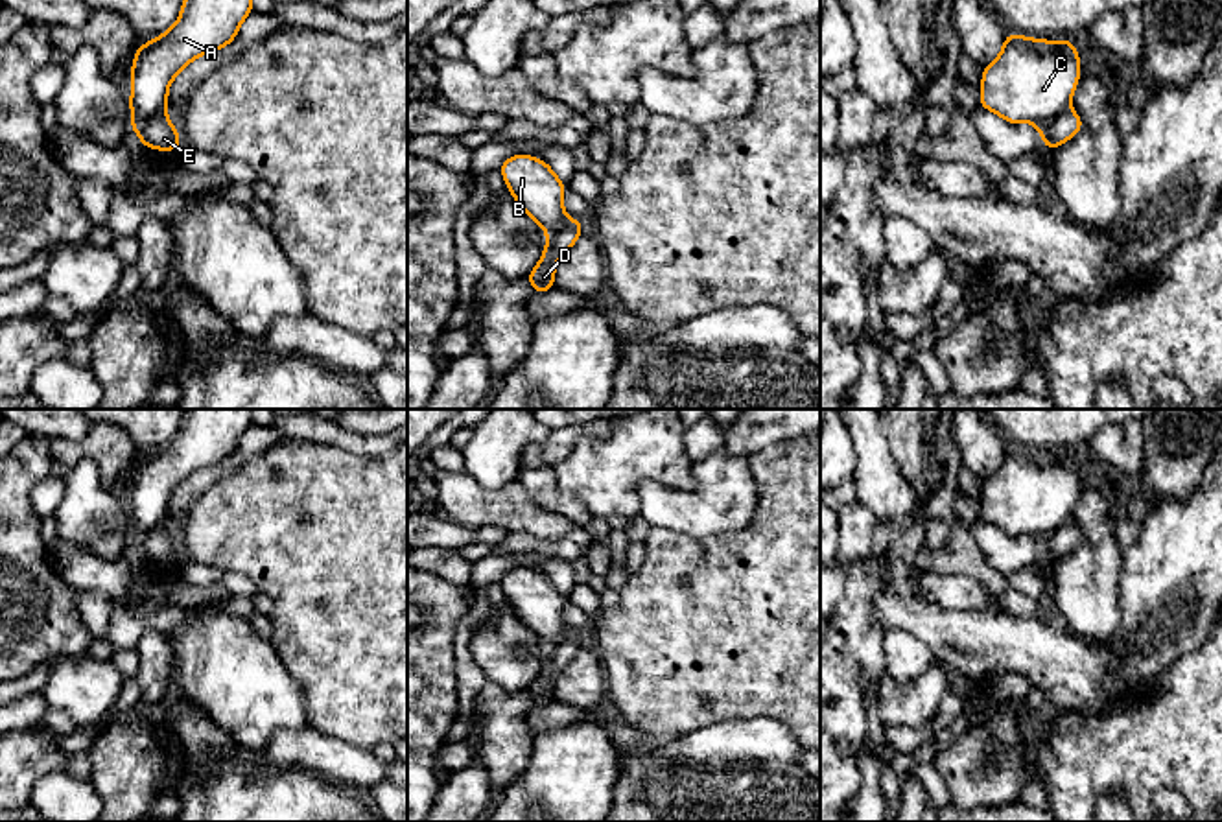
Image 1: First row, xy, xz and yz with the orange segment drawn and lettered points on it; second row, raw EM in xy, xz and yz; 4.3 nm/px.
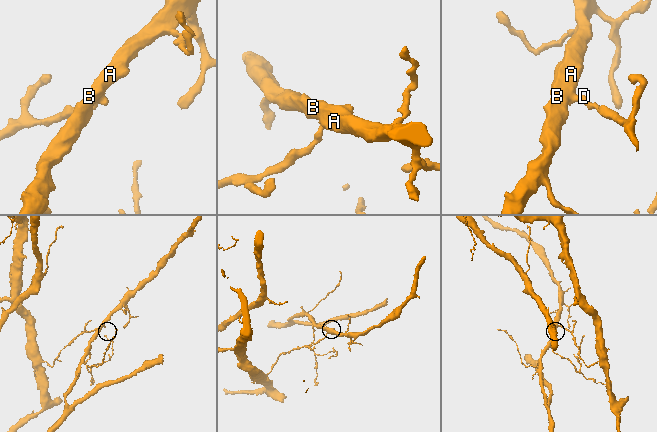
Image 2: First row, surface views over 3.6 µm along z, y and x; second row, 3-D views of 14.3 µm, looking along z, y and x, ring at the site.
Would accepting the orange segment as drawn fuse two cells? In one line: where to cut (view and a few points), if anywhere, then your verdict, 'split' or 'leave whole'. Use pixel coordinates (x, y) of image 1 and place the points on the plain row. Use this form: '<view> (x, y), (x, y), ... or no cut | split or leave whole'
yz (1069, 520), (1042, 548) | split

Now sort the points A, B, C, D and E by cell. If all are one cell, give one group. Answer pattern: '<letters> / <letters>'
A B C / D E

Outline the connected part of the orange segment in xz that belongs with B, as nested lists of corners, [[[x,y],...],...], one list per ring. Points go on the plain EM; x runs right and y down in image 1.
[[[514,568],[503,573],[499,584],[520,621],[533,630],[547,649],[566,638],[570,632],[562,619],[566,597],[553,586],[547,575],[533,568]]]

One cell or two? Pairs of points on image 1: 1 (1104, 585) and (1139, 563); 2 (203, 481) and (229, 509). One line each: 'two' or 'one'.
1: two
2: two

